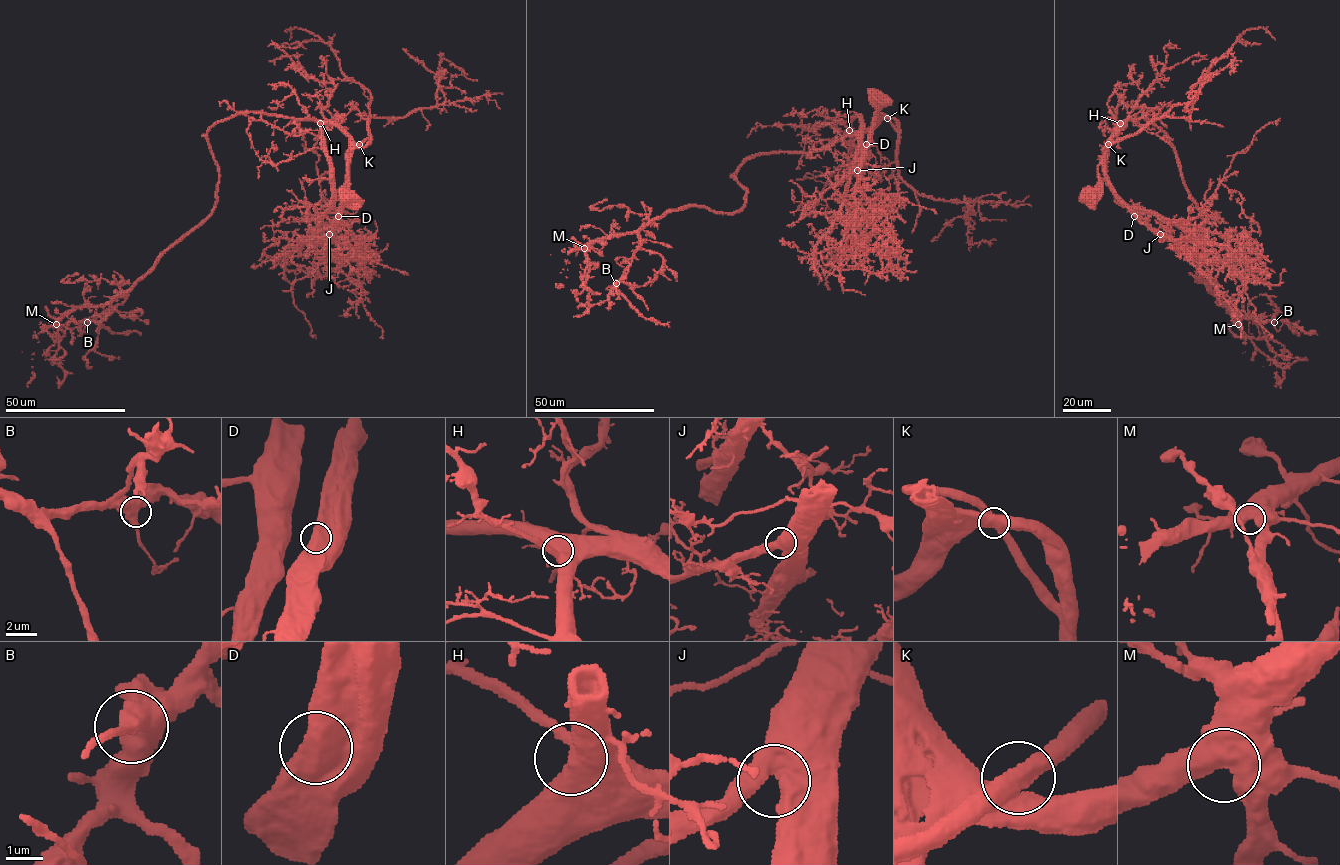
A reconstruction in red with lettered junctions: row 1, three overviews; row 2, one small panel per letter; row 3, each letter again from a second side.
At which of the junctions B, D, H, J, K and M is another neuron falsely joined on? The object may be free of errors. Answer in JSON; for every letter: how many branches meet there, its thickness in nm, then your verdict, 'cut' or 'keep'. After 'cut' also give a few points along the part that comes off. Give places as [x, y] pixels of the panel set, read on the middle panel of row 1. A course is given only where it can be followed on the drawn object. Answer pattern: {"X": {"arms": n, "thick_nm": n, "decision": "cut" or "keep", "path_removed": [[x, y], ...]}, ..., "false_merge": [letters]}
{"B": {"arms": 2, "thick_nm": 600, "decision": "keep"}, "D": {"arms": 2, "thick_nm": 550, "decision": "keep"}, "H": {"arms": 2, "thick_nm": 600, "decision": "keep"}, "J": {"arms": 2, "thick_nm": 650, "decision": "keep"}, "K": {"arms": 2, "thick_nm": 600, "decision": "keep"}, "M": {"arms": 2, "thick_nm": 650, "decision": "keep"}, "false_merge": []}

